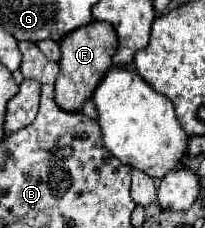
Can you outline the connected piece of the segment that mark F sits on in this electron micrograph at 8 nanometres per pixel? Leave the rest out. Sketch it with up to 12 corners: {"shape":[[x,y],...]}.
{"shape":[[74,30],[62,48],[56,104],[80,112],[112,68],[116,30]]}

